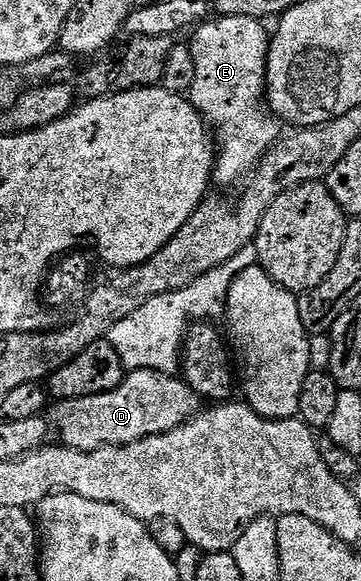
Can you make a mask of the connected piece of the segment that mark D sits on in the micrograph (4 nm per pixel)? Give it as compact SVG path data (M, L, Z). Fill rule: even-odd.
M132 370L127 373L126 379L119 384L118 389L112 392L59 401L58 426L62 429L61 441L71 450L99 450L101 446L127 446L141 438L176 429L199 413L198 402L200 403L200 395L181 377L162 374L158 370Z

